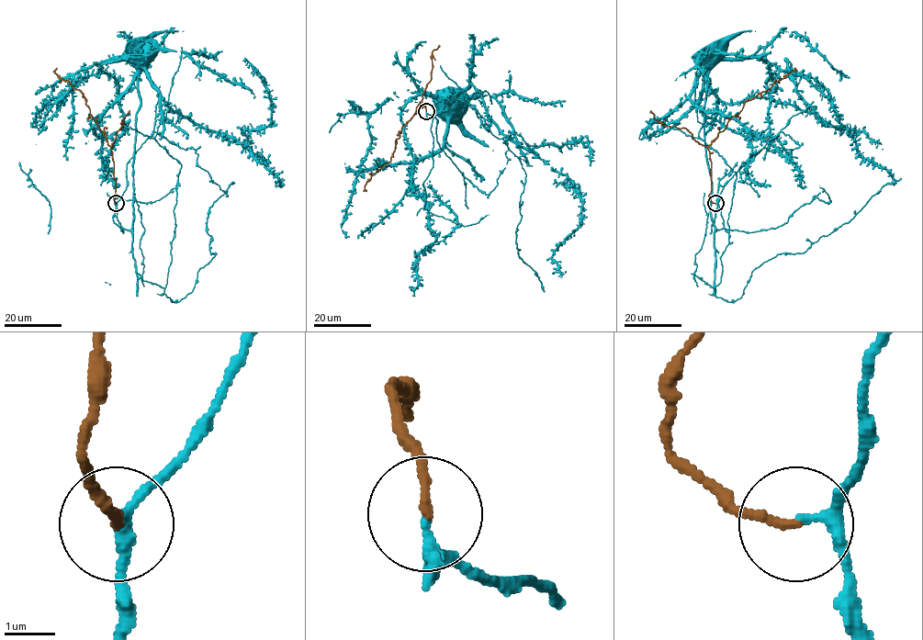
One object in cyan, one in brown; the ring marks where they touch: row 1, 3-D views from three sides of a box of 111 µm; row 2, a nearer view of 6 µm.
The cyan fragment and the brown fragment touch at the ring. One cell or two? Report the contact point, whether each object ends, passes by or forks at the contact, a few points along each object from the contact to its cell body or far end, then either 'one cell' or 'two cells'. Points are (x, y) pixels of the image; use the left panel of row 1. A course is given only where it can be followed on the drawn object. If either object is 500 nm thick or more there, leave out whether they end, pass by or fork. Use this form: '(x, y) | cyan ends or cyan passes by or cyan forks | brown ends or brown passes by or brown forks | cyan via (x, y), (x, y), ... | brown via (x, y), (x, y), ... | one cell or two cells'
(116, 203) | cyan passes by | brown ends | cyan via (116, 203), (129, 230), (143, 69), (181, 164), (172, 302), (234, 184) | brown via (116, 203), (113, 160), (106, 134), (92, 117), (81, 91), (58, 75), (54, 72), (57, 68) | one cell

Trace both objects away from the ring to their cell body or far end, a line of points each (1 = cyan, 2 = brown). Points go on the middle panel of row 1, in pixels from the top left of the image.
1: (426, 111), (433, 118), (445, 100), (470, 85), (478, 91), (465, 97), (526, 174), (516, 244), (544, 292)
2: (426, 111), (421, 103), (401, 128), (391, 160), (367, 181), (366, 190)

